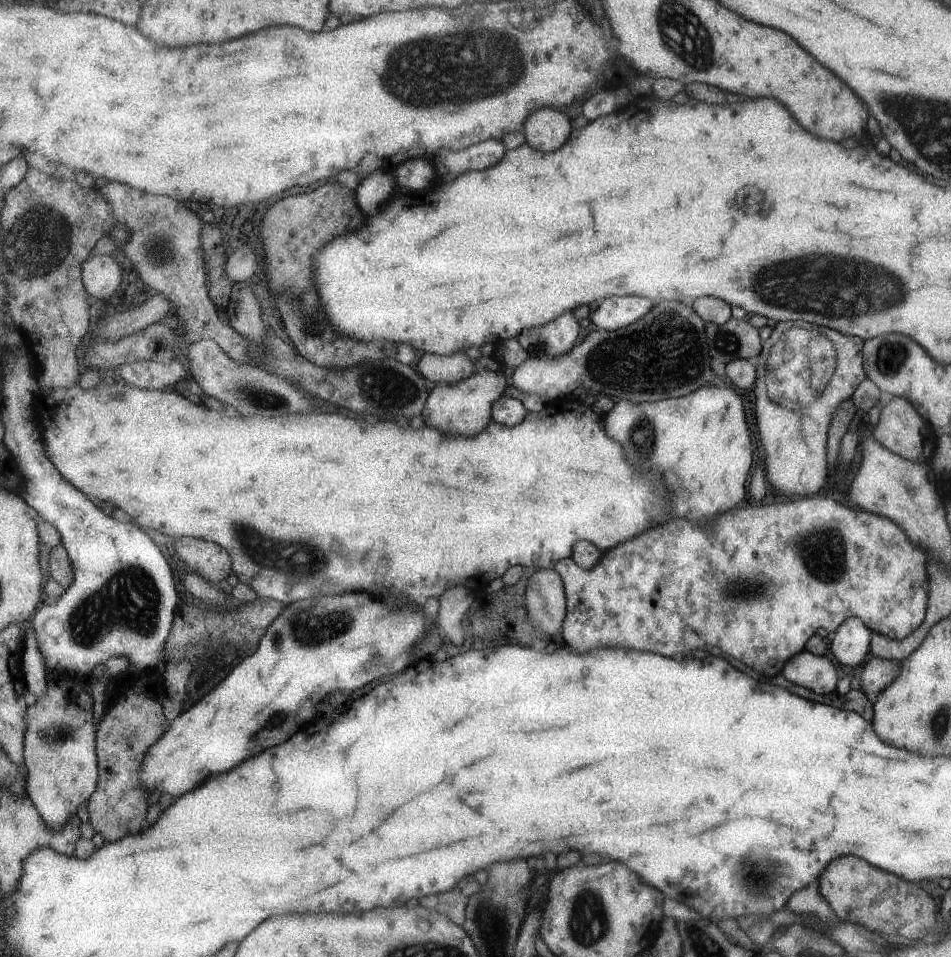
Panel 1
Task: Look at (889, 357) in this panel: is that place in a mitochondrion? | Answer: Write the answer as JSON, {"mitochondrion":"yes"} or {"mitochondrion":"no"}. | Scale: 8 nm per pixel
{"mitochondrion":"yes"}

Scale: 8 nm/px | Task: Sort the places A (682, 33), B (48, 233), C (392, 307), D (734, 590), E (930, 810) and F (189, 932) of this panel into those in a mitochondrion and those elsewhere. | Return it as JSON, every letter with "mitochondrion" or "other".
{"A":"mitochondrion","B":"mitochondrion","C":"other","D":"mitochondrion","E":"other","F":"other"}

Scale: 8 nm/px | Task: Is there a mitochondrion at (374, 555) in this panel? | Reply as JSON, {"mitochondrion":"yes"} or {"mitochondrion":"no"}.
{"mitochondrion":"no"}

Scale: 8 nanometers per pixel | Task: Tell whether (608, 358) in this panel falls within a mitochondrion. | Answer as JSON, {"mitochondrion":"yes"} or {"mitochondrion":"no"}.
{"mitochondrion":"yes"}

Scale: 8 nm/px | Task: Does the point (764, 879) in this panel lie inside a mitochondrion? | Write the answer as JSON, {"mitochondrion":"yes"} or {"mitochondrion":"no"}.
{"mitochondrion":"yes"}

